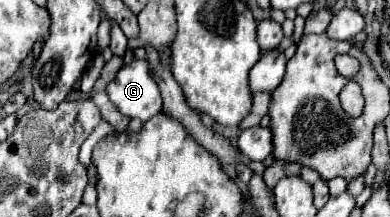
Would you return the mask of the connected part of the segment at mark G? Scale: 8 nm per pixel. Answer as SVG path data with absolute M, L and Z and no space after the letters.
M132 61L124 65L116 79L106 89L110 101L130 119L146 123L162 111L162 95L148 71L146 61Z

